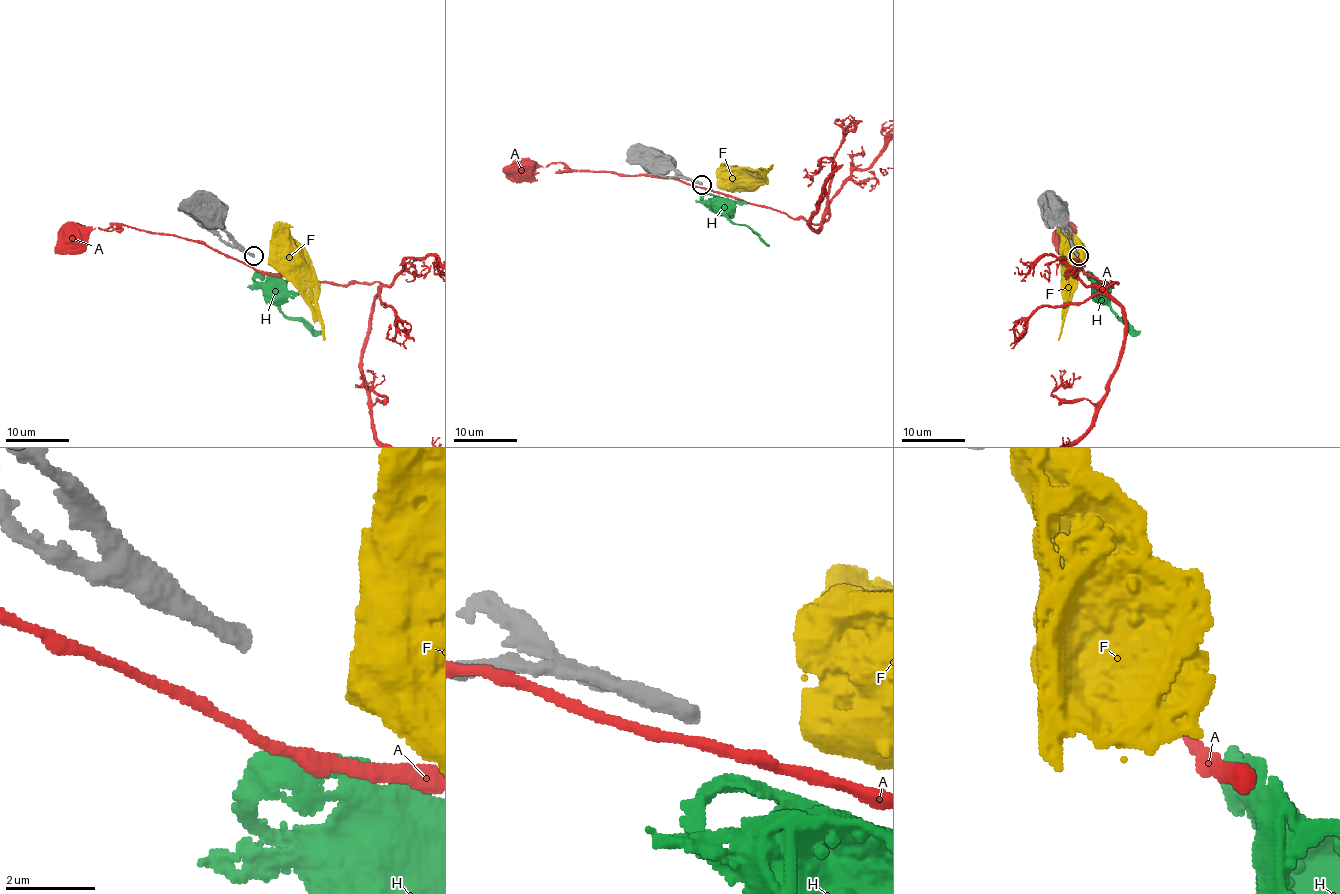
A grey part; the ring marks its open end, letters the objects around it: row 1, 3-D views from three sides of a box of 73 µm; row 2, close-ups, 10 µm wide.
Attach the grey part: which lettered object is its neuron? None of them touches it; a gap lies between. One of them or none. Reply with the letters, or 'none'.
none

